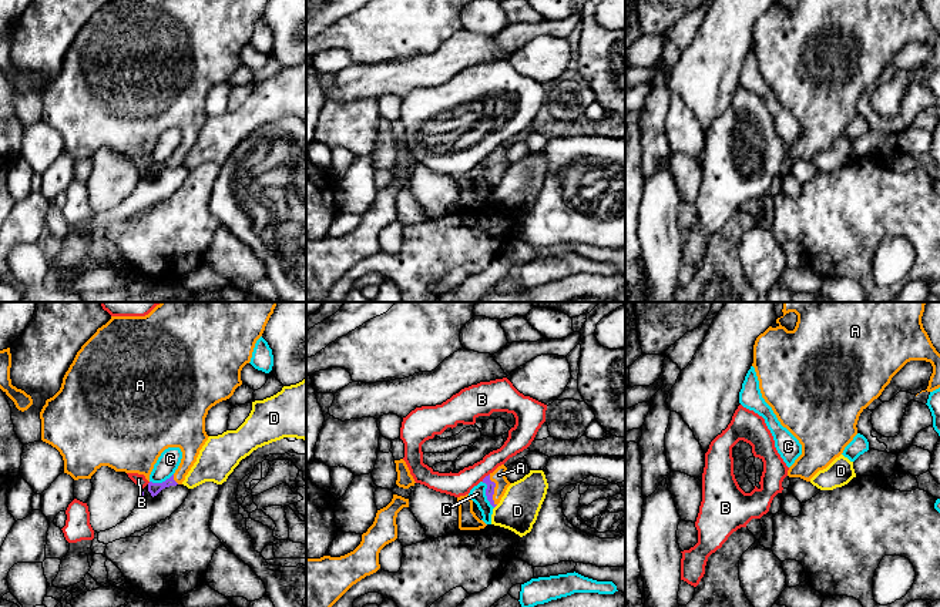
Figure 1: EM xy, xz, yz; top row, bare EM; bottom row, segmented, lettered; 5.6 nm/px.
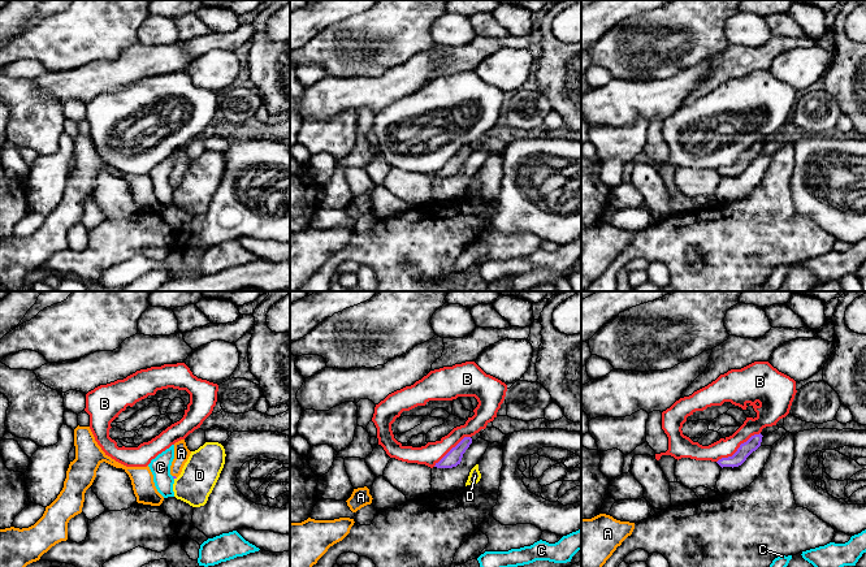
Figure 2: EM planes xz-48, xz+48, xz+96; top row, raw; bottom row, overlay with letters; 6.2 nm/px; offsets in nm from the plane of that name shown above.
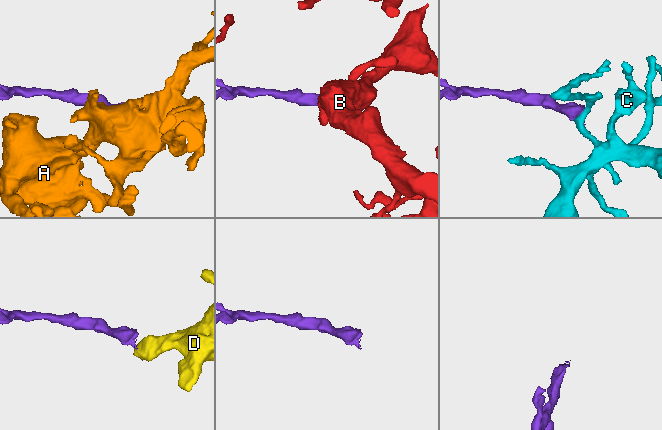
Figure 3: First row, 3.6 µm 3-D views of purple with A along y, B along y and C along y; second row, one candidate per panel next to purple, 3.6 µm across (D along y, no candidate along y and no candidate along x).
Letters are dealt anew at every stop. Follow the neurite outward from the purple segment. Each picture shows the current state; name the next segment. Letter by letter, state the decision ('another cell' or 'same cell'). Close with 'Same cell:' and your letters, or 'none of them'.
A: same cell
B: another cell
C: another cell
D: another cell
Same cell: A

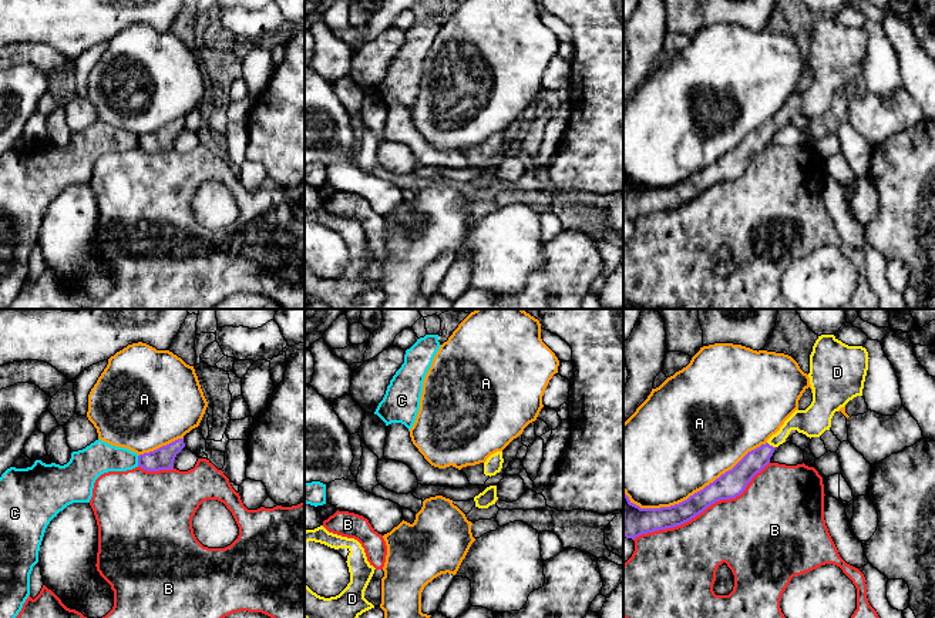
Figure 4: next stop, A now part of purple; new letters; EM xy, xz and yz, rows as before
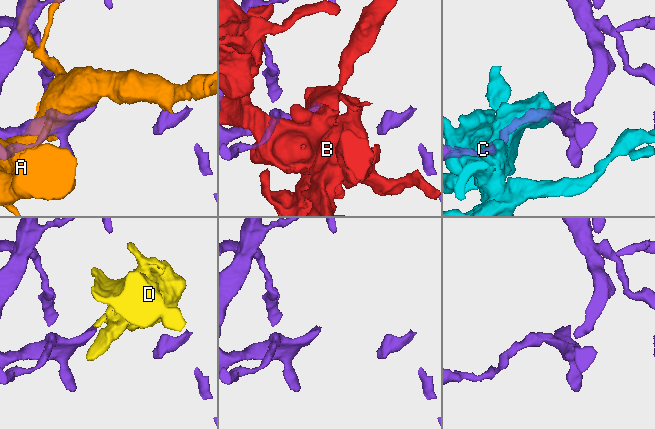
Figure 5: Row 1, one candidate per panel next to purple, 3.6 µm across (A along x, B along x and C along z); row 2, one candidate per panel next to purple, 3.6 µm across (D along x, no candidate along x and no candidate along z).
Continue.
A: another cell
B: another cell
C: another cell
D: same cell
Same cell: D

